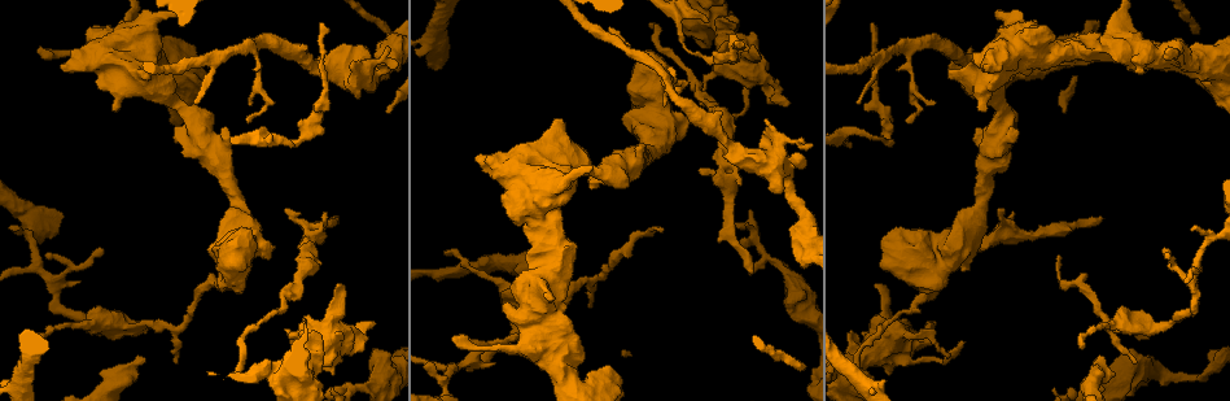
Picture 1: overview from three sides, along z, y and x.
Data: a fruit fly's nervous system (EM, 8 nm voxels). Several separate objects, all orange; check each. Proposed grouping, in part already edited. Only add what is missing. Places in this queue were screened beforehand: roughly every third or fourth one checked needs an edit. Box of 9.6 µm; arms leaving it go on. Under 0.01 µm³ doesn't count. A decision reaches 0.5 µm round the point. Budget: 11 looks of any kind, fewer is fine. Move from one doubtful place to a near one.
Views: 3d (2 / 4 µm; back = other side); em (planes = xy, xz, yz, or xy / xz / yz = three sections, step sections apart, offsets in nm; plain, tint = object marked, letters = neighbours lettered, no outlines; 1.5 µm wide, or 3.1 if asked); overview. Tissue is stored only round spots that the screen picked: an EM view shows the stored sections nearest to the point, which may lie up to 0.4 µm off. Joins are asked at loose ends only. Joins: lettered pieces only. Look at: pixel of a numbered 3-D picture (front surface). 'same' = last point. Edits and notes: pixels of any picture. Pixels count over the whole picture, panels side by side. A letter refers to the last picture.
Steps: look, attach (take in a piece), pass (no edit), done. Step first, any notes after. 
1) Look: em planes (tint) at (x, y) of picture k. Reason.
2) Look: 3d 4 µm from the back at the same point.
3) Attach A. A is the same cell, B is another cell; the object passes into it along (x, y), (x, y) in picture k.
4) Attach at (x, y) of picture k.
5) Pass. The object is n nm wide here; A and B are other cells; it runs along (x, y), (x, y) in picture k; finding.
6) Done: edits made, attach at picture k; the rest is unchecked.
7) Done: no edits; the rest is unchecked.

Look: 3d 4 µm at (38, 48) of picture 1. An open end.

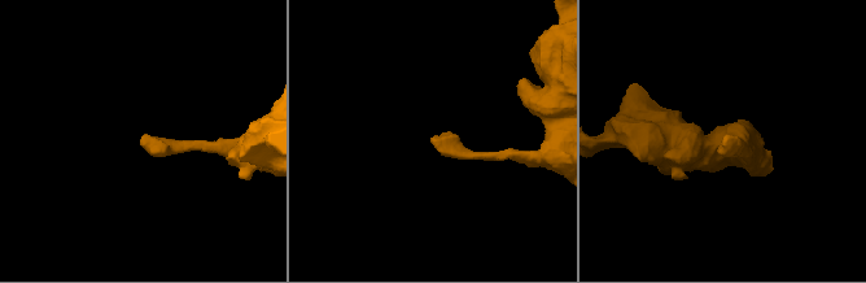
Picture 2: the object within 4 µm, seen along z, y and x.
Look: em planes (letters) at (724, 138) of picture 2.

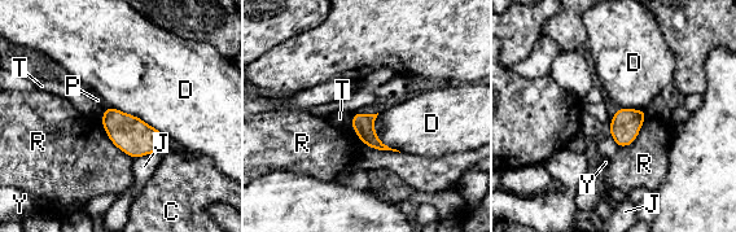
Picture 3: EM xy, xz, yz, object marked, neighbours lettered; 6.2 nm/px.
Pass. C, D, J, P, R, T and Y are other cells; a border runs along (106, 106), (139, 117), (167, 139) in picture 3; no lettered piece goes on from it.

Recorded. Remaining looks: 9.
Look: em yz step 4 (tint) at (876, 25) of picture 1. Tapers out.

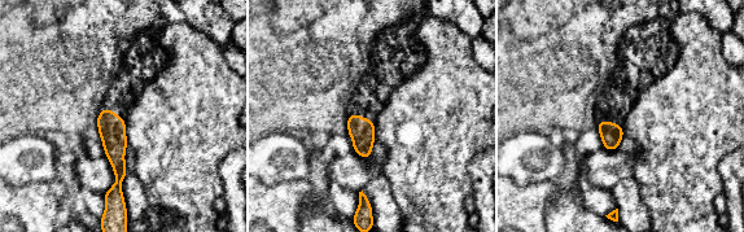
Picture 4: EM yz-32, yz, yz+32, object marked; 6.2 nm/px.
Look: em planes (letters) at the same point. Another direction.

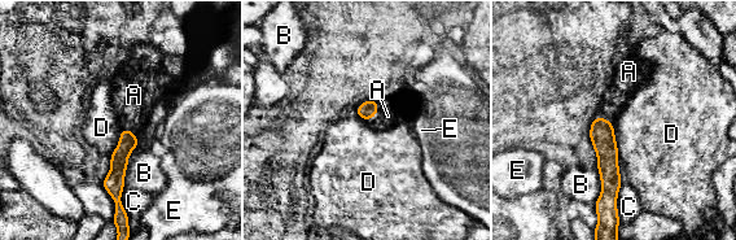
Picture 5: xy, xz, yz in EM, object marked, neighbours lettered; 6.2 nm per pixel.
Attach A. The object is 110 nm wide here; A is the same cell, B, C, D and E are other cells; the object passes into it along (368, 109), (376, 113), (388, 116) in picture 5; it goes on there.

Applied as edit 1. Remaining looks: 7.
Look: overview. See it whole again.

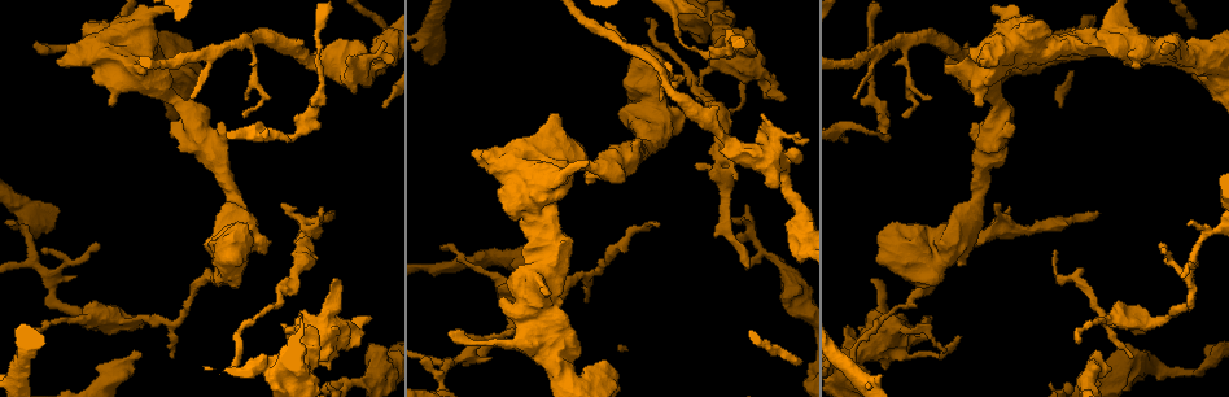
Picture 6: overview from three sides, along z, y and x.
Look: em planes (tint) at (1077, 338) of picture 6. Thin end.

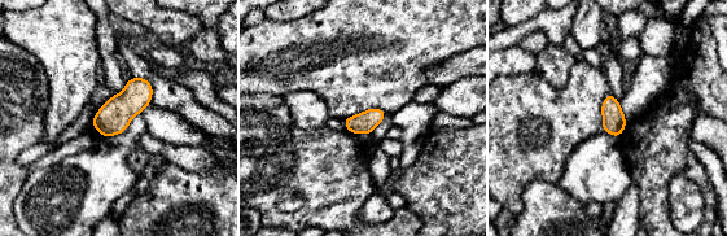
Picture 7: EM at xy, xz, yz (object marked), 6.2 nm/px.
Look: em planes (letters) at the same point. What lies round it.

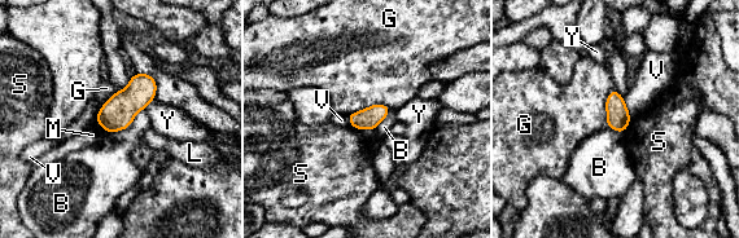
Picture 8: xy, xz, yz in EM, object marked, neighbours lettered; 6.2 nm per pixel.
Pass. B, G, L, M, S, V and Y are other cells; a border runs along (392, 109), (372, 104), (346, 115) in picture 8; no lettered piece goes on from it.

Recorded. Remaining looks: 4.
Look: 3d 2 µm at (171, 358) of picture 6. Free end.

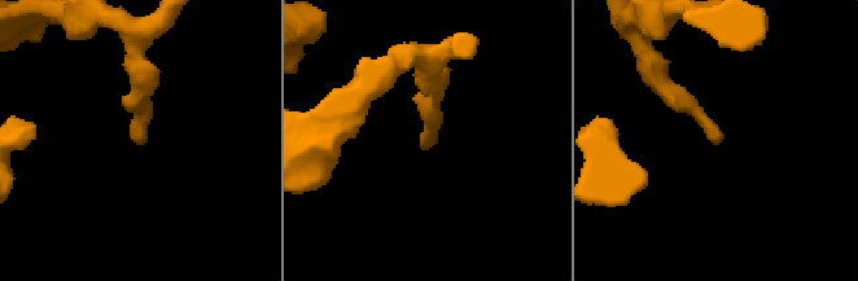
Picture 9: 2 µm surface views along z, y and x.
Look: em planes (tint) at (133, 139) of picture 9.

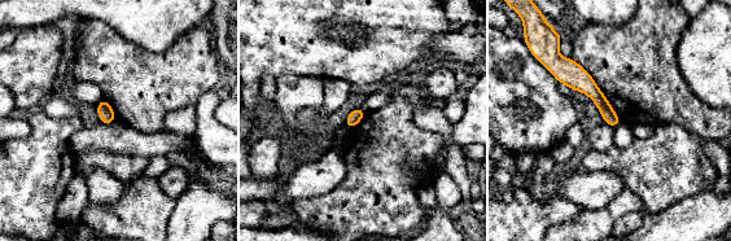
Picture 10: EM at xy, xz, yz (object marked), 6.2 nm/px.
Look: em planes (letters) at the same point. What lies round it.

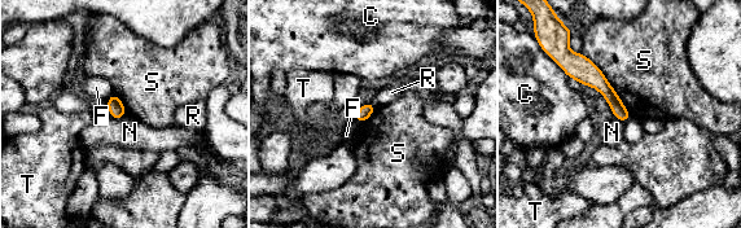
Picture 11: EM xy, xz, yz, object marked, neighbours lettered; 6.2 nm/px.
Pass. The longest contact is with S, 500 nm; C, F, N, R, S and T are other cells; a border runs along (126, 114), (121, 118), (110, 117) in picture 11; none of them fits.

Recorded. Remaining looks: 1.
Done: edits made, attach at picture 5; the rest is unchecked.

